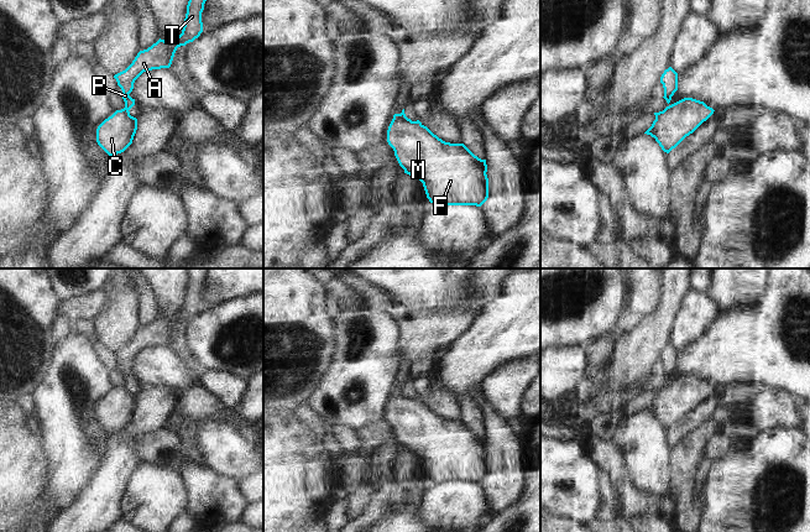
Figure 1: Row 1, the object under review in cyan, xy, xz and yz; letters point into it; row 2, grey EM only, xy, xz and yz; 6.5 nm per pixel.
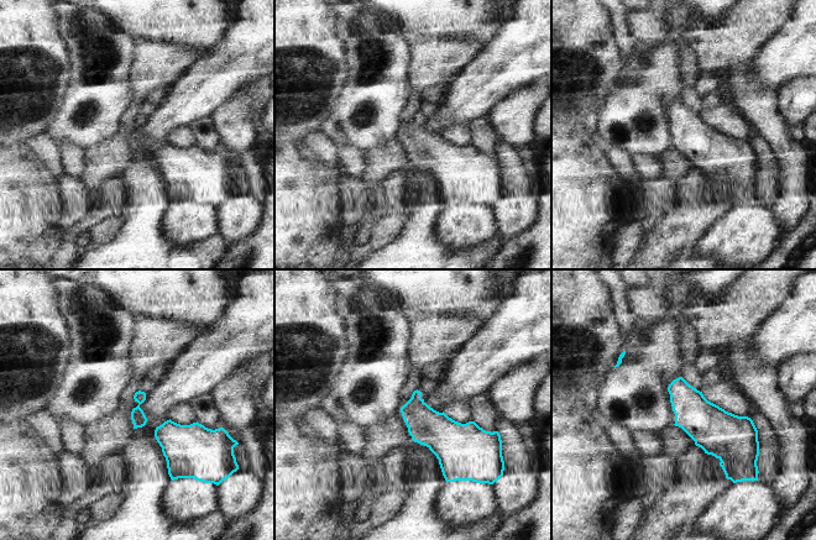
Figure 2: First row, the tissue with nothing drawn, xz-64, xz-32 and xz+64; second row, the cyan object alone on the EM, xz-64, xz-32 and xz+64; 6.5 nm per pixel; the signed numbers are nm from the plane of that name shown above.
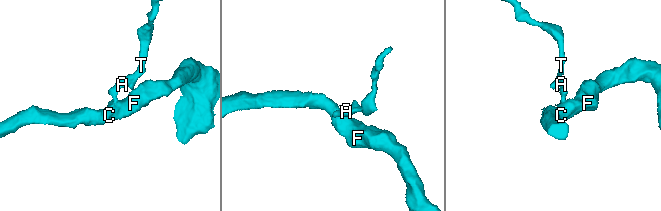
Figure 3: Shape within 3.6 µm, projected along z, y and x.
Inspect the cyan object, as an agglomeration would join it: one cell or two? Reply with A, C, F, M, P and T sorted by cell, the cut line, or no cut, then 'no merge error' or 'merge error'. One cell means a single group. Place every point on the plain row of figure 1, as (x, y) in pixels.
groups A P T / C F M; cut xy (123, 386), (129, 391); merge error

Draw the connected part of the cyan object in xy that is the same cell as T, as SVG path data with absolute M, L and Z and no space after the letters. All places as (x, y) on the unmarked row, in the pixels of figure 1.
M187 268L188 282L182 311L168 318L158 317L147 327L140 328L132 340L122 349L114 353L122 367L124 387L130 391L135 376L129 371L134 366L135 358L147 348L169 345L178 324L193 319L203 309L202 290L209 268Z

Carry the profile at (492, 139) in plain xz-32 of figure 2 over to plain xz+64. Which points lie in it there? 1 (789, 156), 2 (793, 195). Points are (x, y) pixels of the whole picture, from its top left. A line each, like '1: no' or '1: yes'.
1: no
2: no

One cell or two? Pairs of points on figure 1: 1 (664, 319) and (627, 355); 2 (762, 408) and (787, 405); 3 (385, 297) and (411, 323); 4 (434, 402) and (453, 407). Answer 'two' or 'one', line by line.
1: one
2: one
3: one
4: one

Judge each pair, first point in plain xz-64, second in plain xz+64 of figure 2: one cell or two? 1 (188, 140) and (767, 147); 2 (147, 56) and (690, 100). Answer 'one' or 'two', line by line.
1: two
2: two

